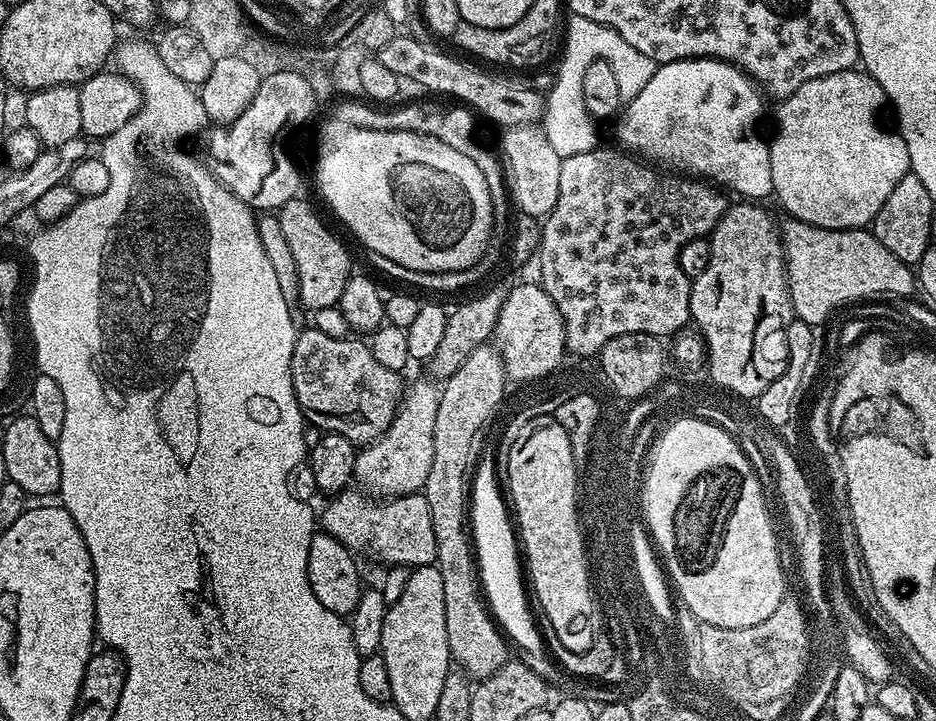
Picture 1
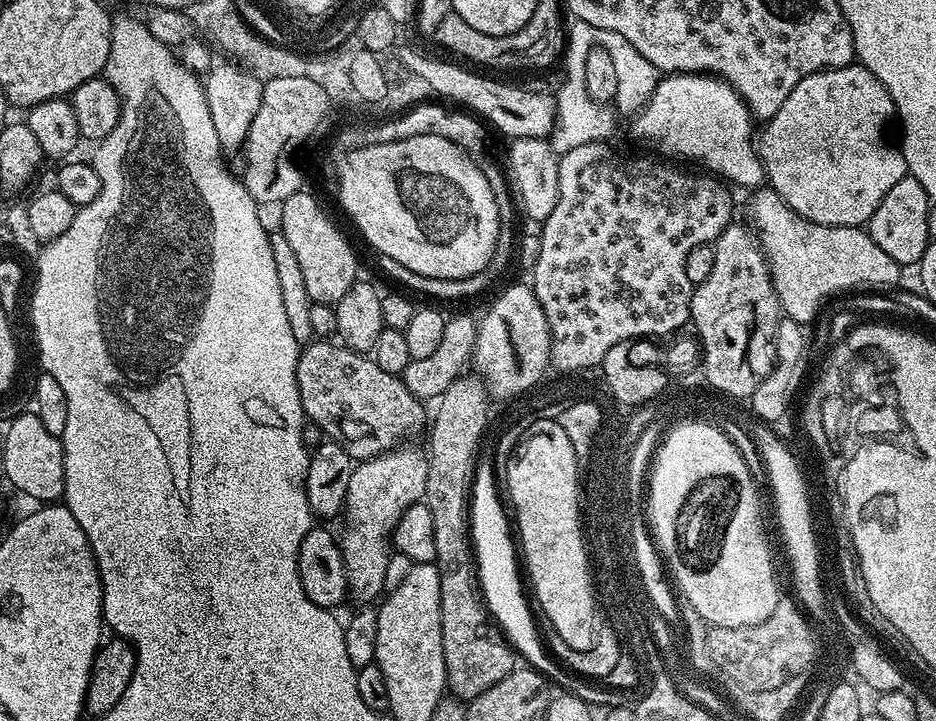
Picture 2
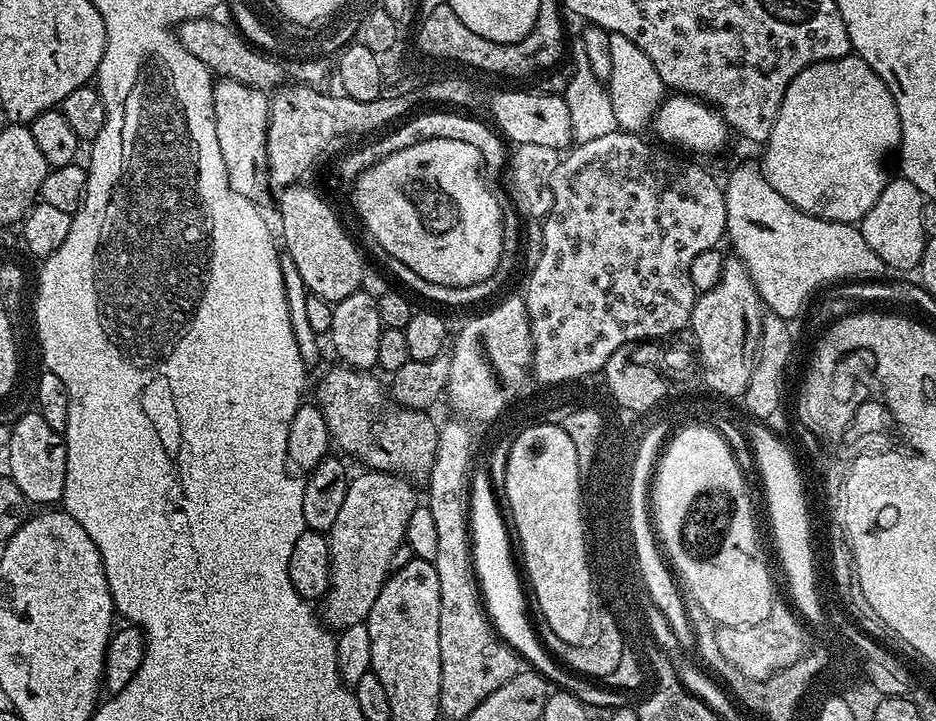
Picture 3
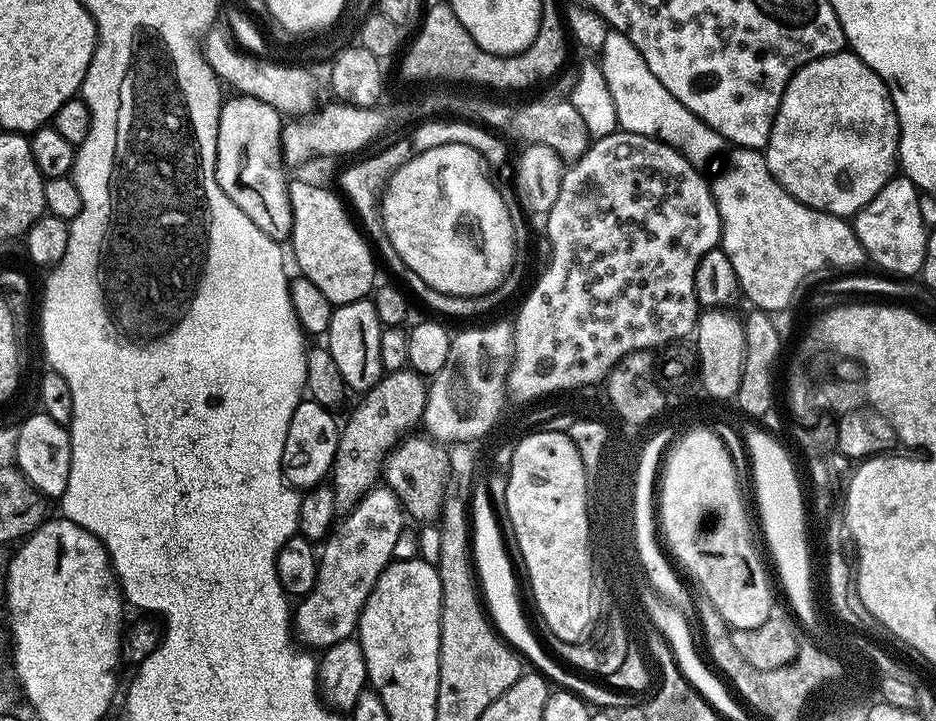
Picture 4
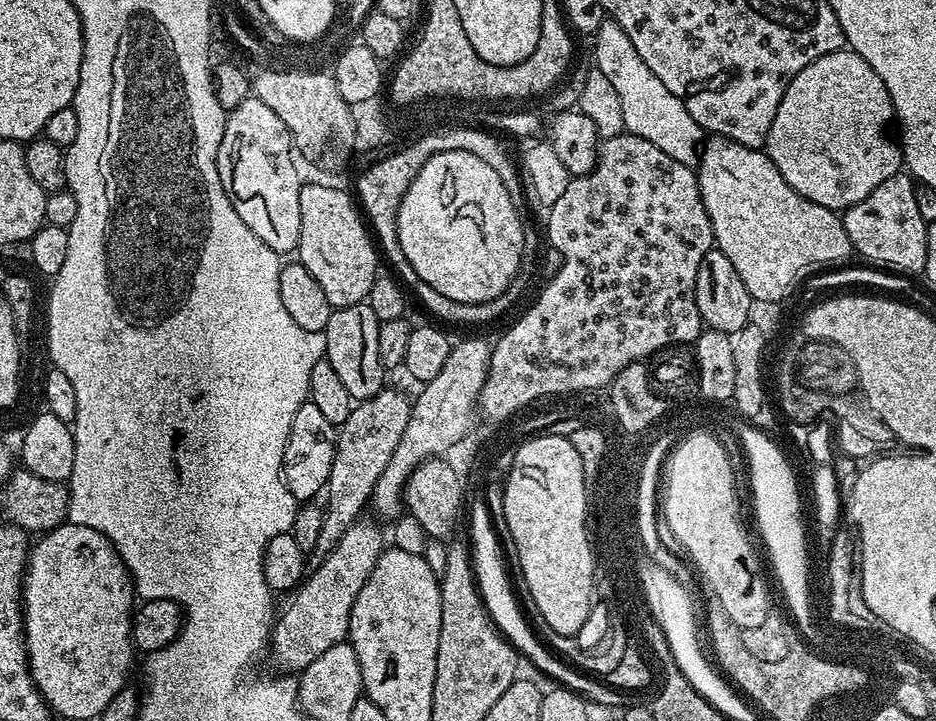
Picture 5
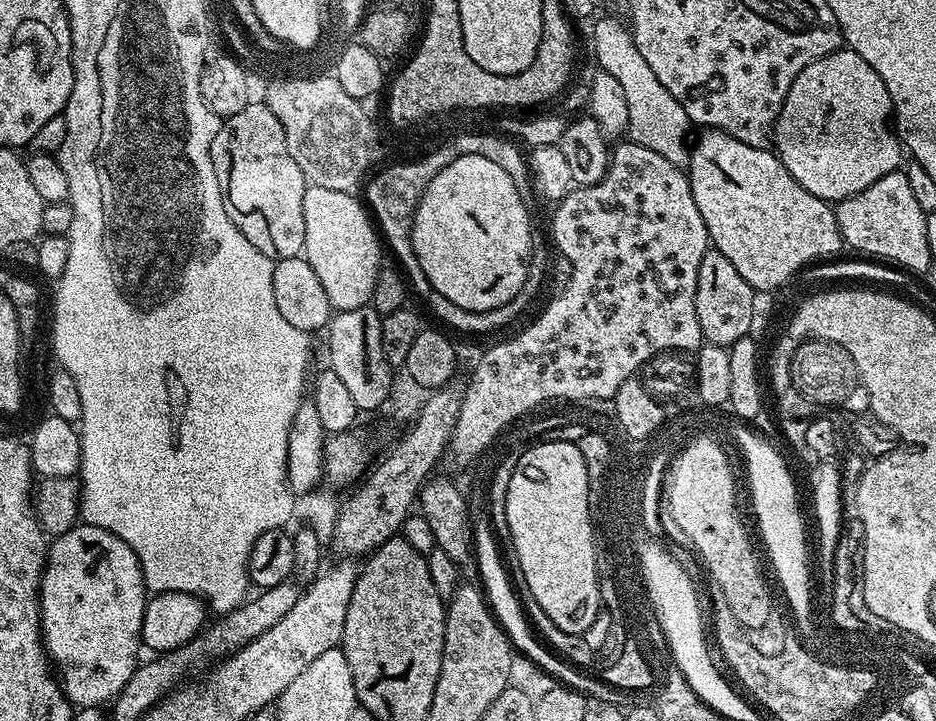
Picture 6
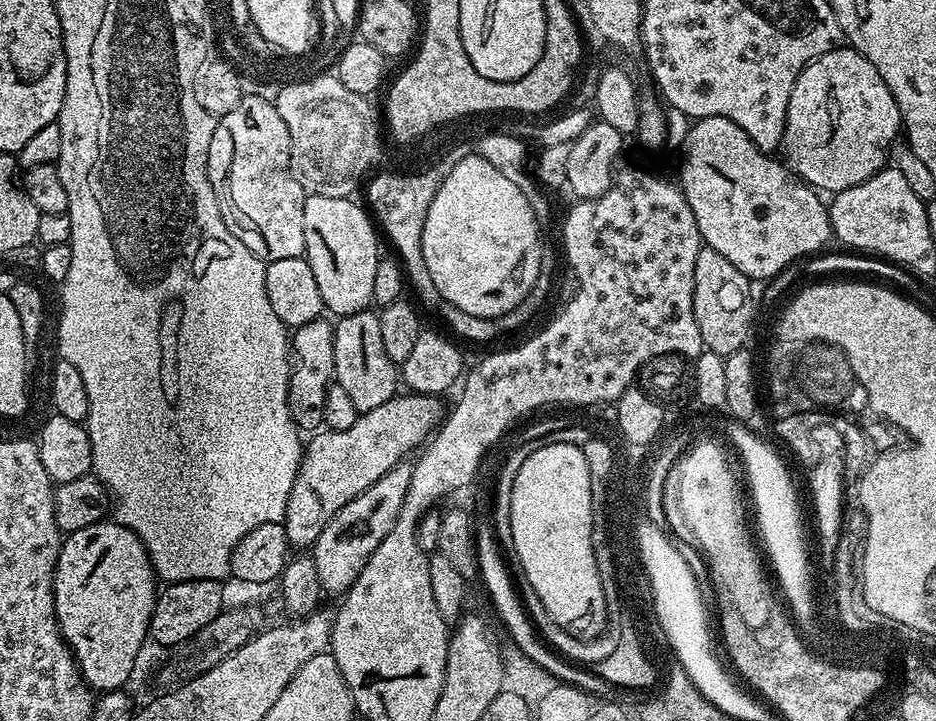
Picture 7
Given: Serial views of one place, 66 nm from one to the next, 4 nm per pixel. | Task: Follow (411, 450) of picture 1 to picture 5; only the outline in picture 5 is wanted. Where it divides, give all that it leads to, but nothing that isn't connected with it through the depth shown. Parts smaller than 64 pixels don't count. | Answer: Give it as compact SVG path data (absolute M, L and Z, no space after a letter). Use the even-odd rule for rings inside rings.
M361 518L350 526L350 530L346 530L346 534L342 534L332 553L323 557L313 572L311 569L307 579L295 589L288 609L281 616L279 613L275 621L270 637L270 656L276 659L280 667L277 669L299 673L310 666L314 658L326 654L330 646L338 646L347 641L354 598L358 598L358 590L362 590L366 578L370 578L370 570L374 570L385 547L385 533L383 536L378 525L371 524L367 518Z

